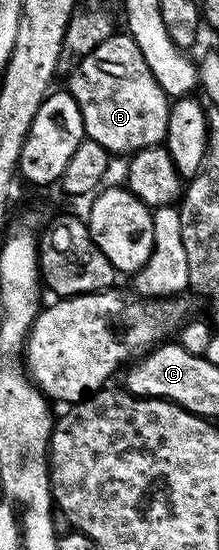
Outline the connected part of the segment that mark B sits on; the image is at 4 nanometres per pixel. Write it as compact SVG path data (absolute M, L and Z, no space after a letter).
M113 33L99 44L74 67L66 83L67 92L80 108L85 138L98 143L109 154L128 155L137 149L153 148L167 138L170 99L127 33Z

